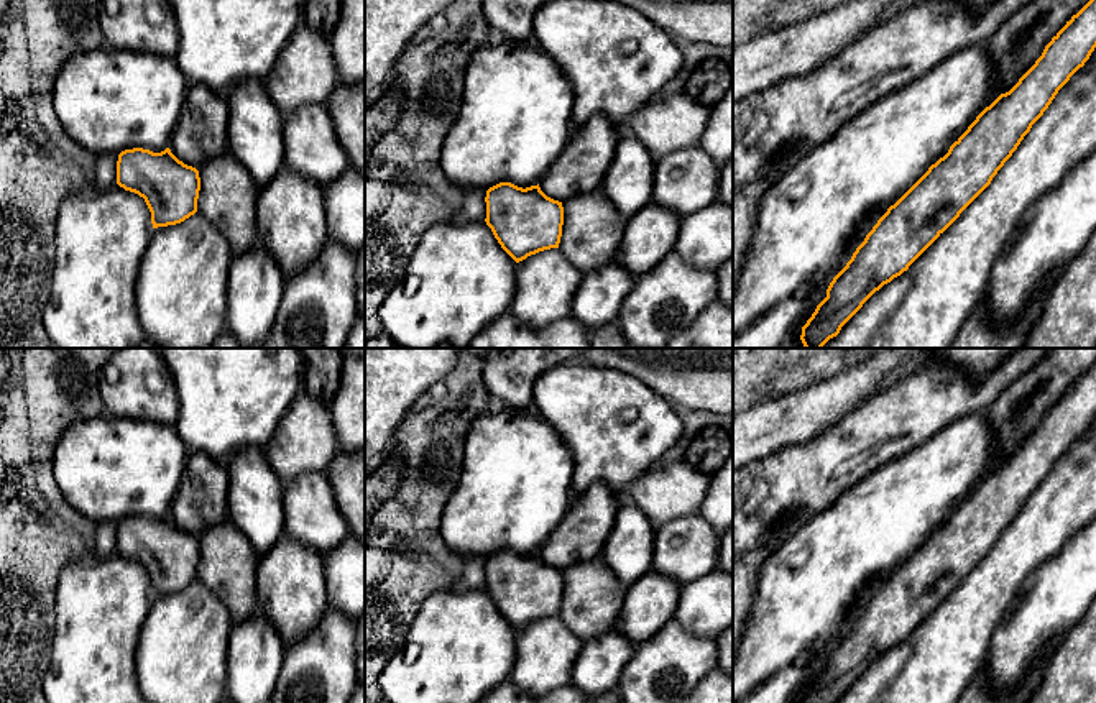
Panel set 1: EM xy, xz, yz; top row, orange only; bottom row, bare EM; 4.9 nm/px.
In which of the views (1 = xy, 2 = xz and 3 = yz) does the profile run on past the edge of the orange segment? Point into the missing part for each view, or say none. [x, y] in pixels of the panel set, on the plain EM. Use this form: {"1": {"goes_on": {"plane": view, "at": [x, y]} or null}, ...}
{"1": {"goes_on": null}, "2": {"goes_on": null}, "3": {"goes_on": null}}

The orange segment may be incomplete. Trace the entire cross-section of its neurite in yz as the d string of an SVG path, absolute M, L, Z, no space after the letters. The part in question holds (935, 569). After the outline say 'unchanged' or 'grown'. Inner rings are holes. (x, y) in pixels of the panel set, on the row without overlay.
M1096 363L1052 406L1035 432L877 588L802 703L838 703L884 652L909 634L991 552L1058 458L1096 416Z; unchanged

